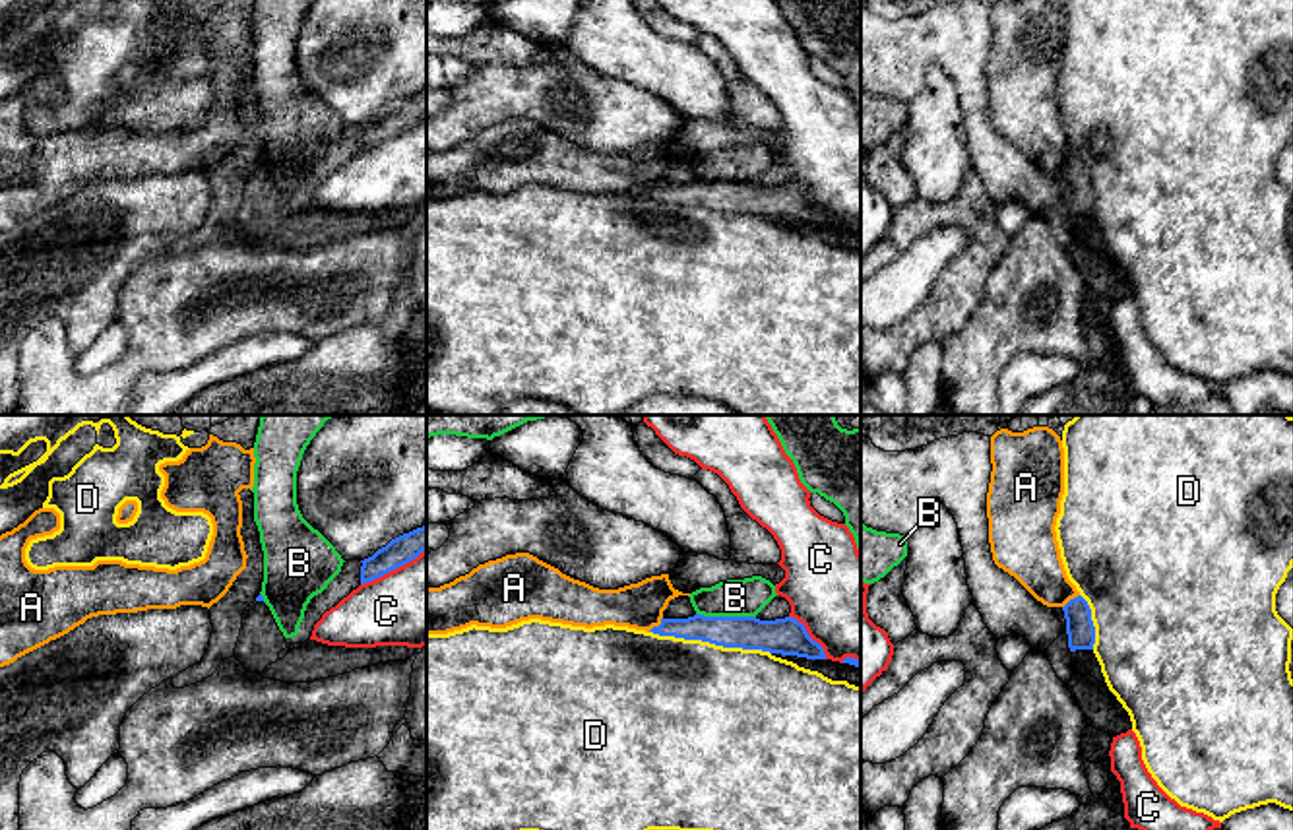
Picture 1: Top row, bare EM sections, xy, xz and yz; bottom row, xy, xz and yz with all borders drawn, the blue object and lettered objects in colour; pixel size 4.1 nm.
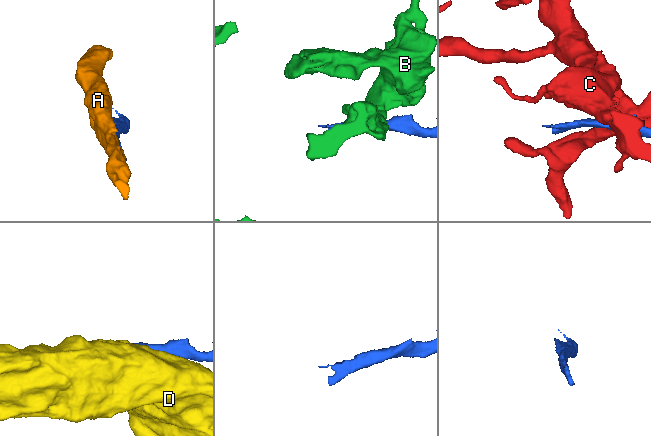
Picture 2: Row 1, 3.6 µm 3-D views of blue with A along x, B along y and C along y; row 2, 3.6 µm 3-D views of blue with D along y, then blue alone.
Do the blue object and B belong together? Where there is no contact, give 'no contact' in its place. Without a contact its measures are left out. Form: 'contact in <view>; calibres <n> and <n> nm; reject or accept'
contact in xz; calibres 140 and 160 nm; reject

